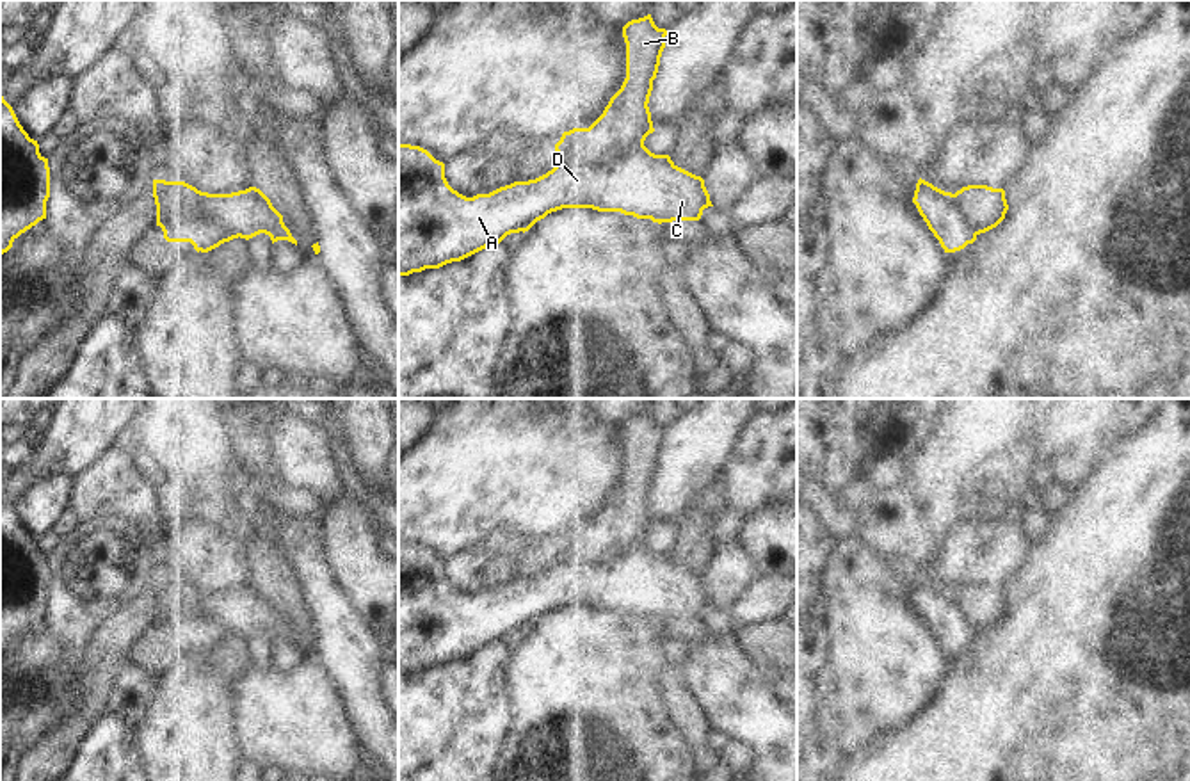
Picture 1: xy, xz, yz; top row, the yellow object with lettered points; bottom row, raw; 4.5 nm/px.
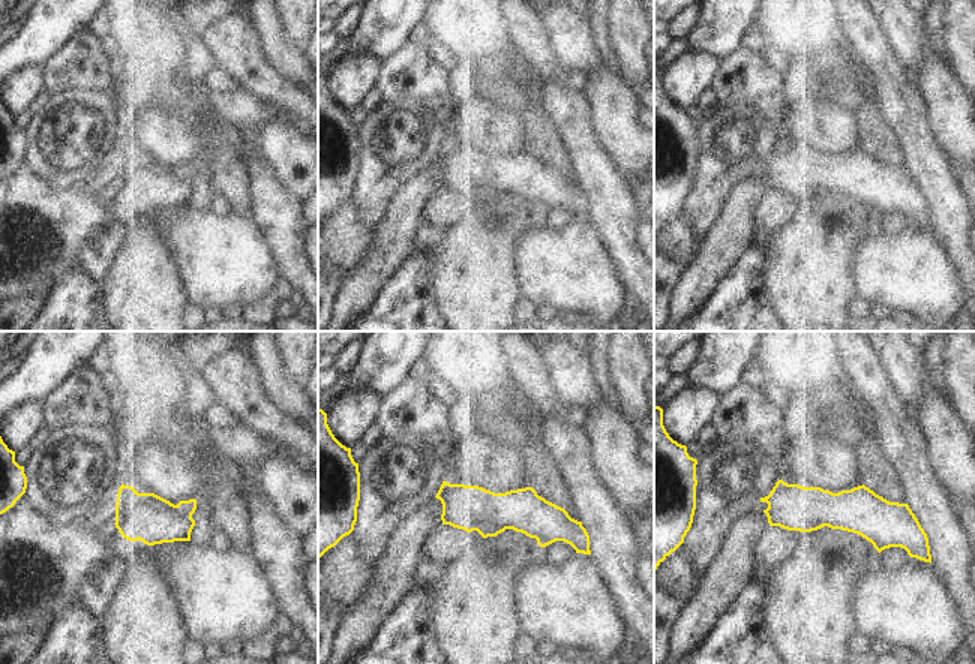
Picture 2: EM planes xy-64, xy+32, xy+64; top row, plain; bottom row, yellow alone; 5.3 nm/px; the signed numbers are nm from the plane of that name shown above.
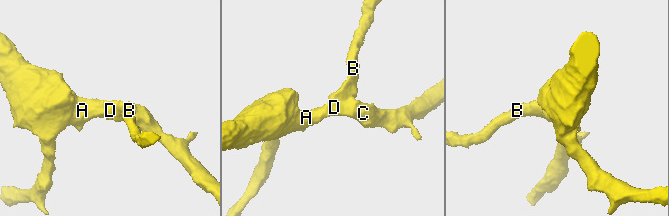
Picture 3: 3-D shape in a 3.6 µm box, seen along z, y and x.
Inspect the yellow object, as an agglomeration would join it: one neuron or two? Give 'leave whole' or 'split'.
split

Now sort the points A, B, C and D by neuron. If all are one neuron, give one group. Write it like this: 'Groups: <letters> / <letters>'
Groups: A C D / B.

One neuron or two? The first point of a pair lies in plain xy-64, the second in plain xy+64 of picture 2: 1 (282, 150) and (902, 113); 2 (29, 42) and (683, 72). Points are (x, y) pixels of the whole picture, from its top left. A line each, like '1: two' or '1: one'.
1: two
2: two

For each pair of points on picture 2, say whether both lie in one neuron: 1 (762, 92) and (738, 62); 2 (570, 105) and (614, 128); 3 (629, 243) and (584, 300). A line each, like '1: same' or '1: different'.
1: same
2: different
3: different

